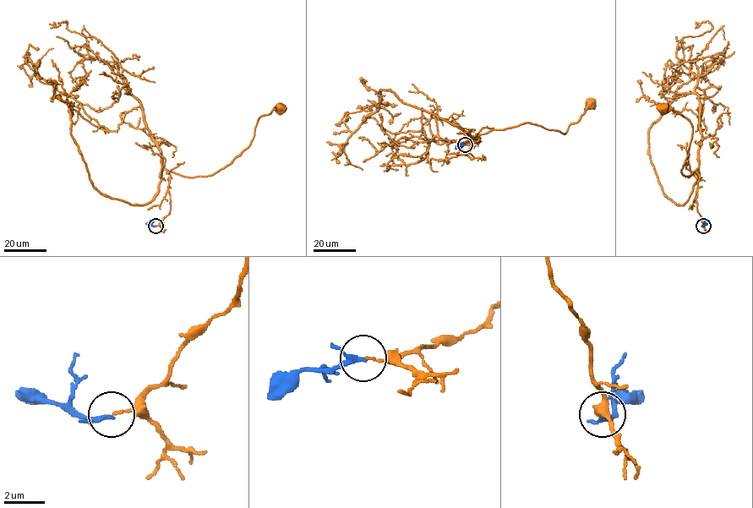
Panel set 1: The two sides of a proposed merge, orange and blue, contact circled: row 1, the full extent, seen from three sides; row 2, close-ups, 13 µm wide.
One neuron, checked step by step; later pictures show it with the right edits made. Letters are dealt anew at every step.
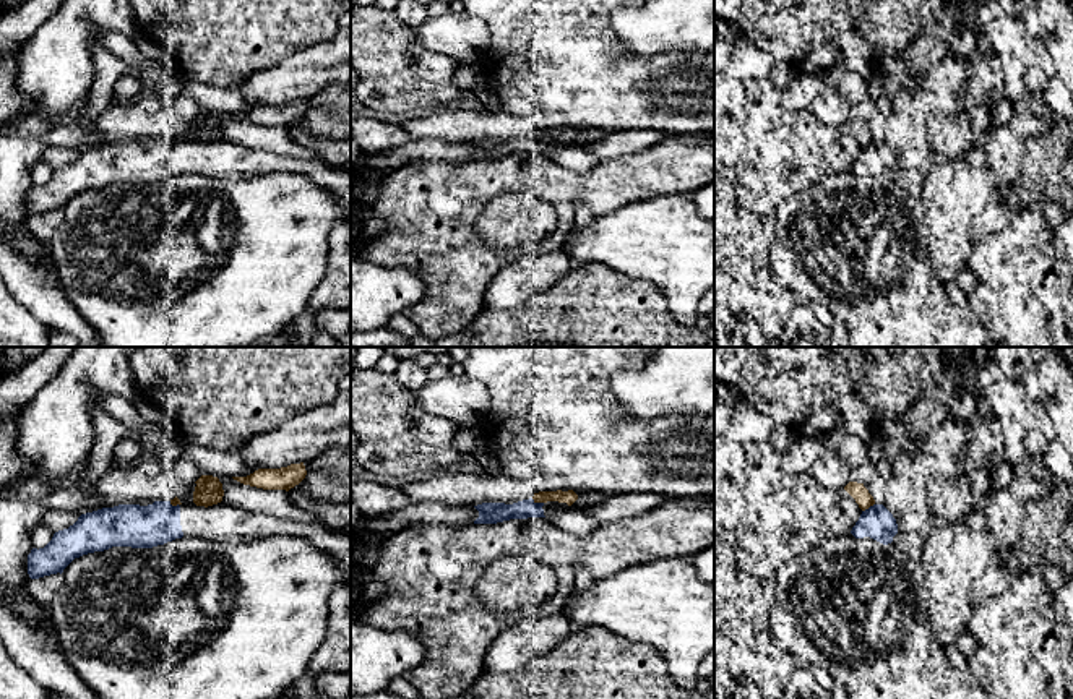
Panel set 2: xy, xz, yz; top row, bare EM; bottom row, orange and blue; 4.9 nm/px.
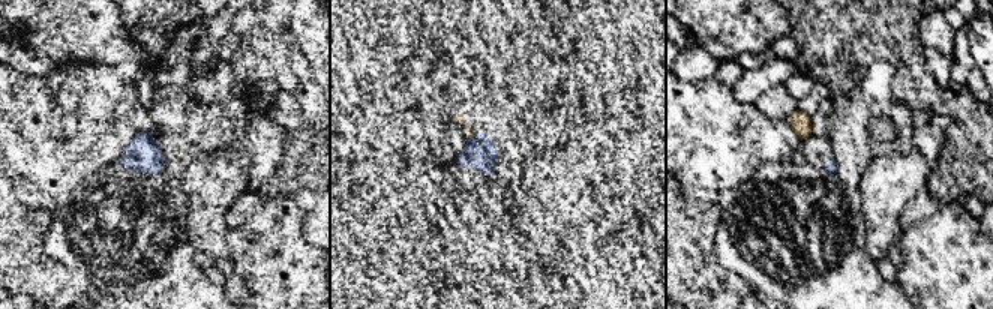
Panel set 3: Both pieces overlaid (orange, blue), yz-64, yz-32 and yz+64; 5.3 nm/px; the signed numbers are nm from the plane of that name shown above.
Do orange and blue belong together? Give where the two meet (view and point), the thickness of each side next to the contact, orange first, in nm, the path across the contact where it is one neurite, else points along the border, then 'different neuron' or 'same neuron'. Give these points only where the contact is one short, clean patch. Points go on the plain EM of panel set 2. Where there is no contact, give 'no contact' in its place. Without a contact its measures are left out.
xz (538, 138) | 70/110 nm | different neuron

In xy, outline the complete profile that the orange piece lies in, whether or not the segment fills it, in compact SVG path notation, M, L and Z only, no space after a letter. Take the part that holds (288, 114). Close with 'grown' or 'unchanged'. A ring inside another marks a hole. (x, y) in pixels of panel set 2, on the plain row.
M304 99L291 101L281 105L258 105L247 114L232 114L234 117L263 125L263 127L286 127L289 128L299 122L307 112Z; unchanged

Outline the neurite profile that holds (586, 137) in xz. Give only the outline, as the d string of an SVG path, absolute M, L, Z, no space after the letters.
M583 123L571 125L578 136L568 143L567 139L558 138L547 138L547 139L536 139L532 135L523 136L513 141L505 139L482 139L474 143L479 148L479 154L474 161L497 161L510 156L528 156L528 154L545 154L550 156L550 151L555 146L562 144L576 144L584 149L589 149L594 143L604 139L610 135L610 130L604 130L599 127L588 127Z

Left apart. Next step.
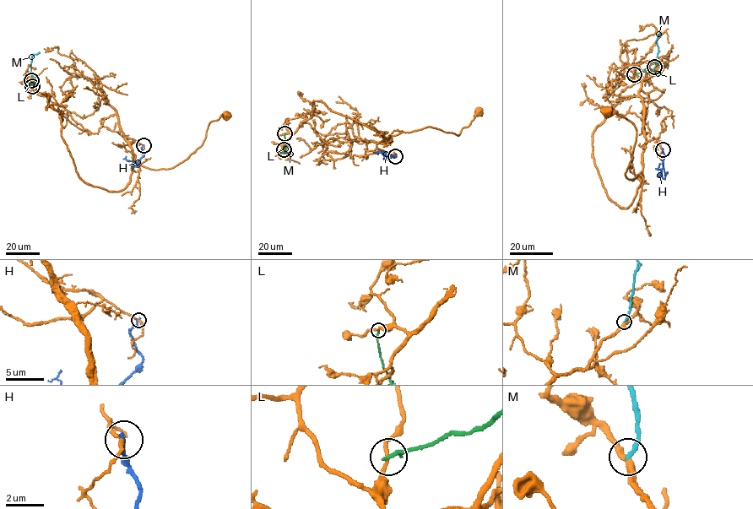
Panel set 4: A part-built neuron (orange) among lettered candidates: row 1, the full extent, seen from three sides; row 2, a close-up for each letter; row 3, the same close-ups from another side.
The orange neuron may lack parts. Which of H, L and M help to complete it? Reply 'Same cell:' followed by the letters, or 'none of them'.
Same cell: none of them

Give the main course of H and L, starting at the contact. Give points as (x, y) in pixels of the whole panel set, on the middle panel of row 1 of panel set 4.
H: (395, 156), (384, 154), (383, 159)
L: (284, 133), (287, 145), (284, 153)

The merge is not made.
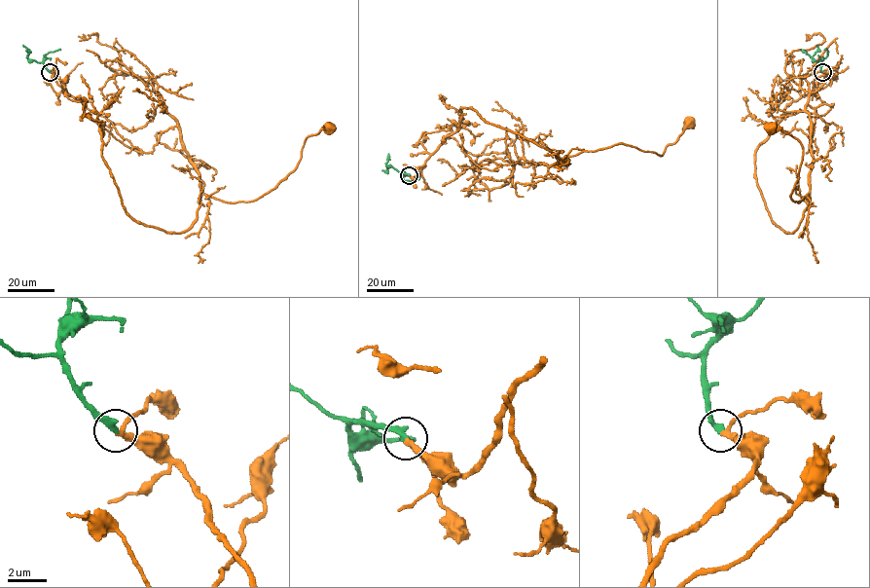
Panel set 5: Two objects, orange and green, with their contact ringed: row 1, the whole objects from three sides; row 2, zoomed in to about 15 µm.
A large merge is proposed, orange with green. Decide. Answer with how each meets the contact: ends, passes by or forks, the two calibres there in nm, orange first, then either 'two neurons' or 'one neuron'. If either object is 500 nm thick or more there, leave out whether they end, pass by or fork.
orange passes by | green ends | 240/340 nm | one neuron

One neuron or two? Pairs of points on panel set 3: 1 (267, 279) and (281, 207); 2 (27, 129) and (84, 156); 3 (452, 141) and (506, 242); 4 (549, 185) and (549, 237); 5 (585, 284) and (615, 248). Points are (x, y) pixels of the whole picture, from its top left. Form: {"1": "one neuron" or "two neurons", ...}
{"1": "one neuron", "2": "one neuron", "3": "two neurons", "4": "one neuron", "5": "one neuron"}

